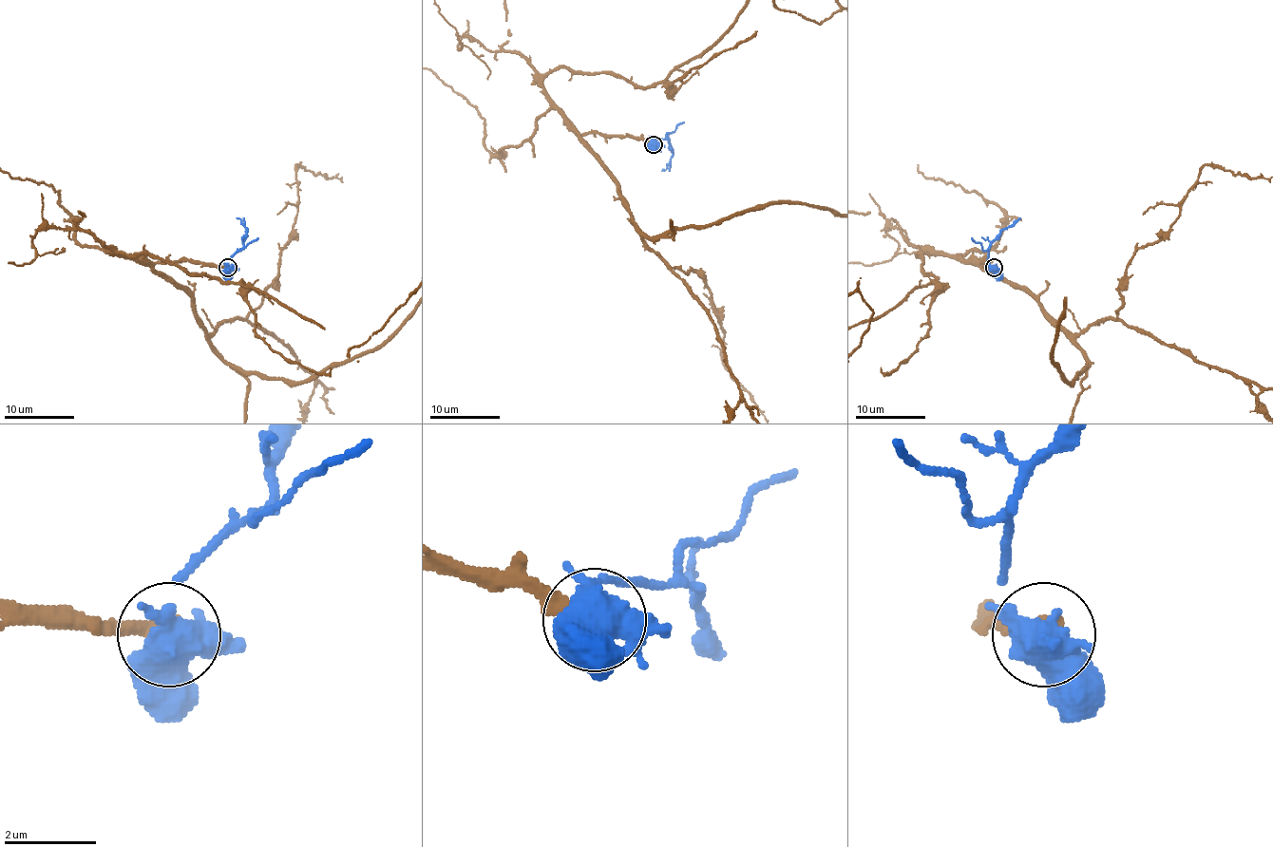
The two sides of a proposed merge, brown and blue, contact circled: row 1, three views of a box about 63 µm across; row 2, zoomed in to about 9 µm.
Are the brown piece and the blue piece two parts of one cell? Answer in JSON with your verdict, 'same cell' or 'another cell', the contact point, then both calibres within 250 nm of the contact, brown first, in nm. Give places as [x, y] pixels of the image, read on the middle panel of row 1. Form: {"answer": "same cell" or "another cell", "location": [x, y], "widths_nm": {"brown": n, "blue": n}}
{"answer": "another cell", "location": [653, 144], "widths_nm": {"brown": 400, "blue": 600}}

